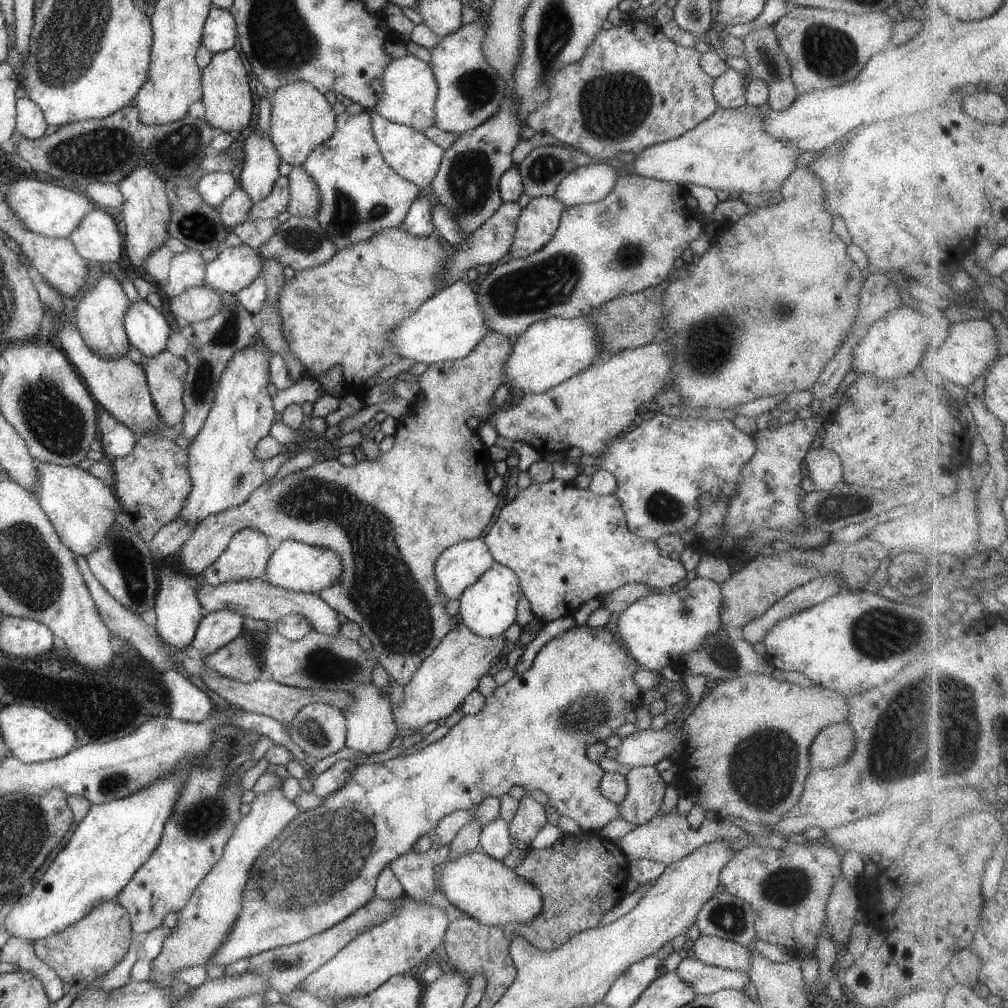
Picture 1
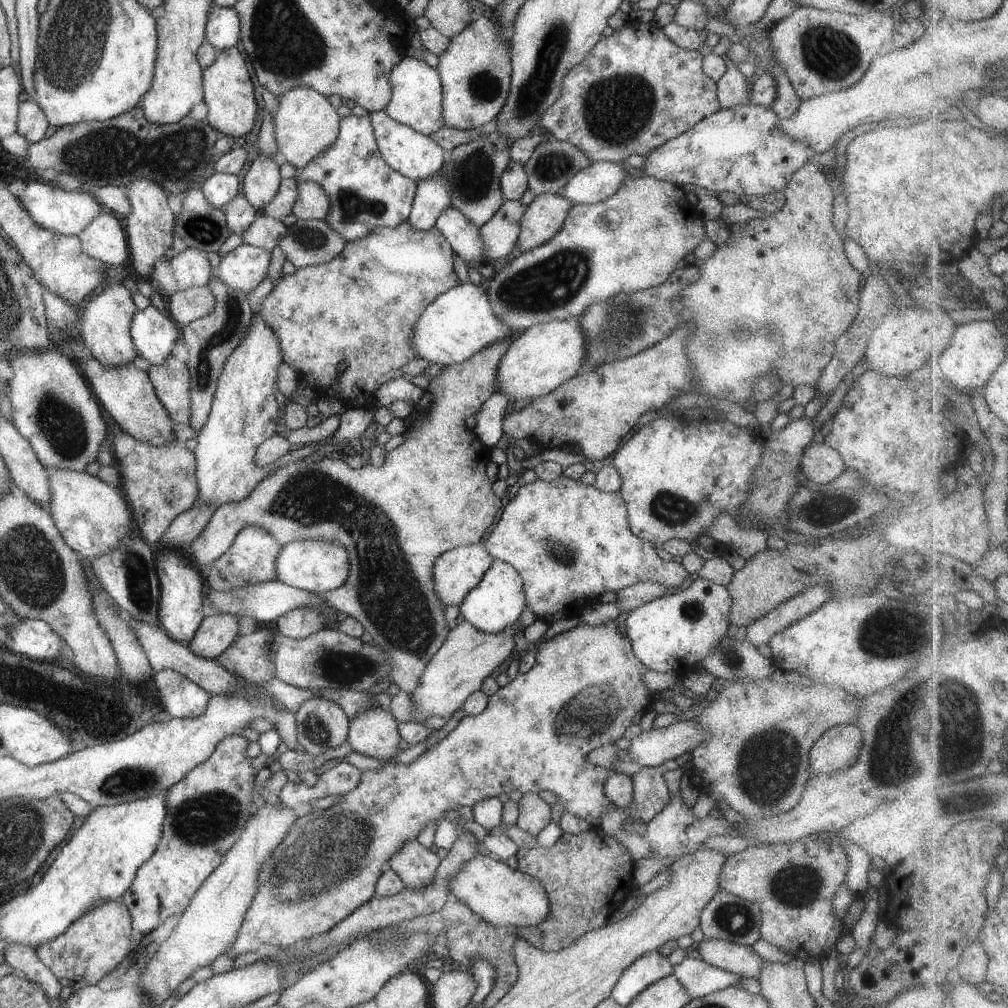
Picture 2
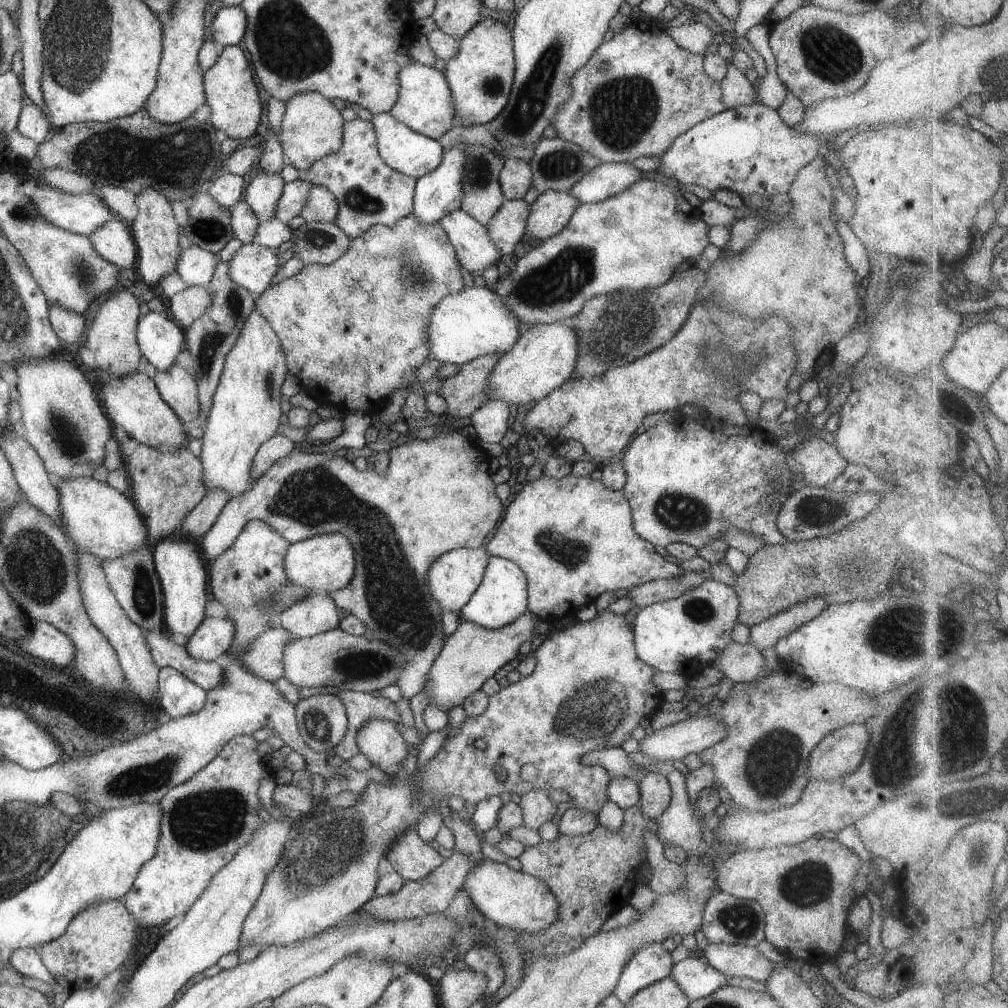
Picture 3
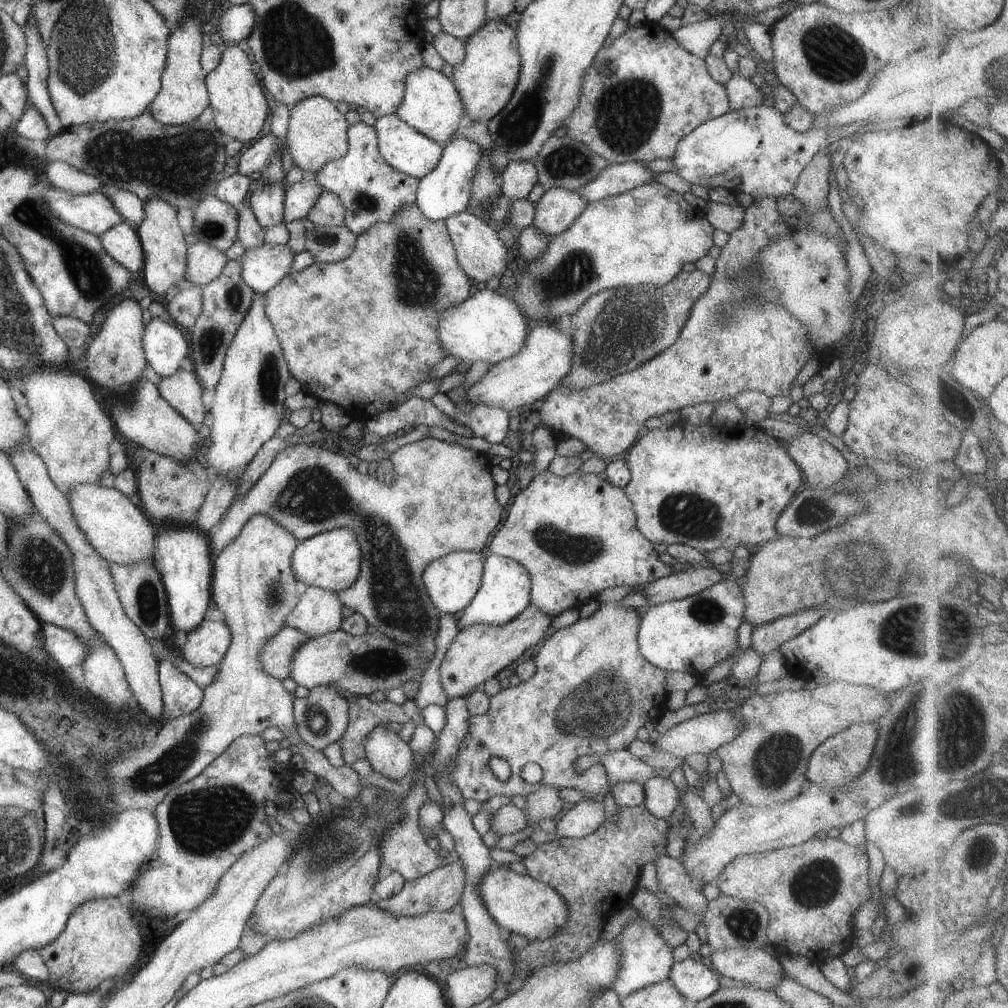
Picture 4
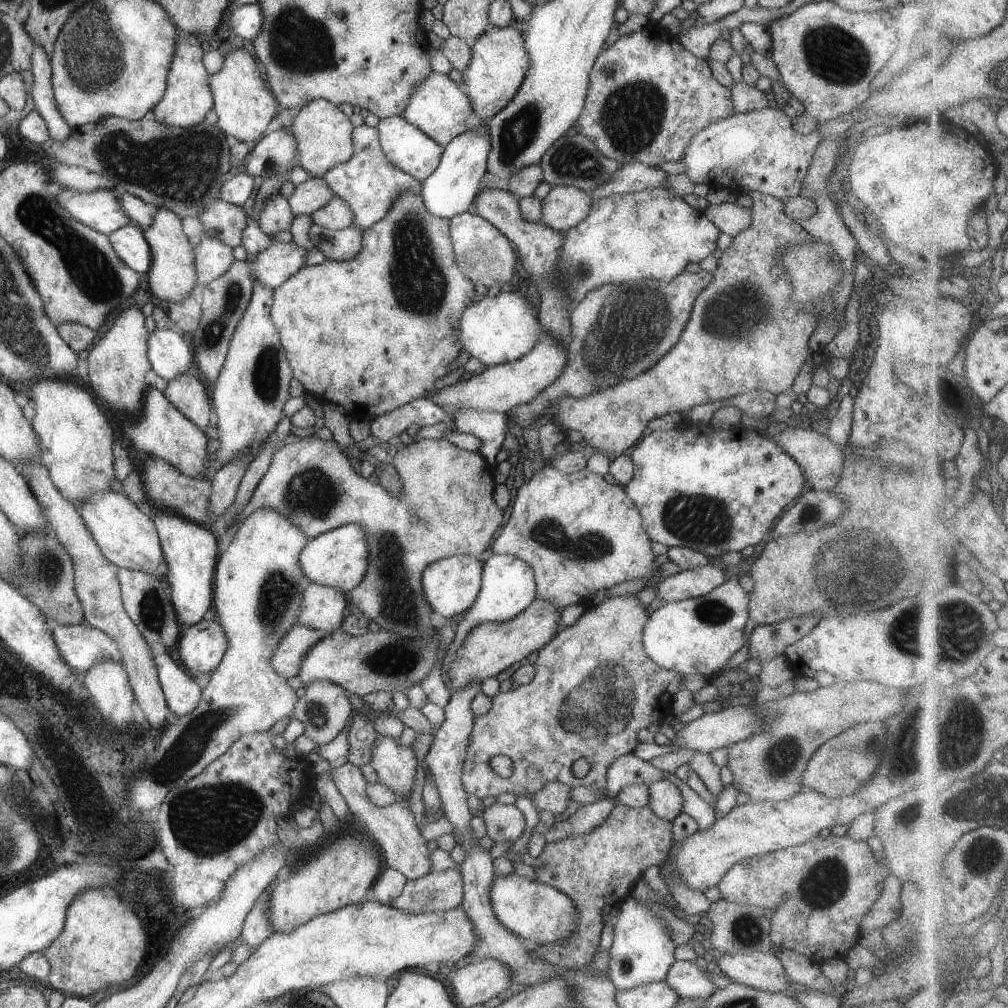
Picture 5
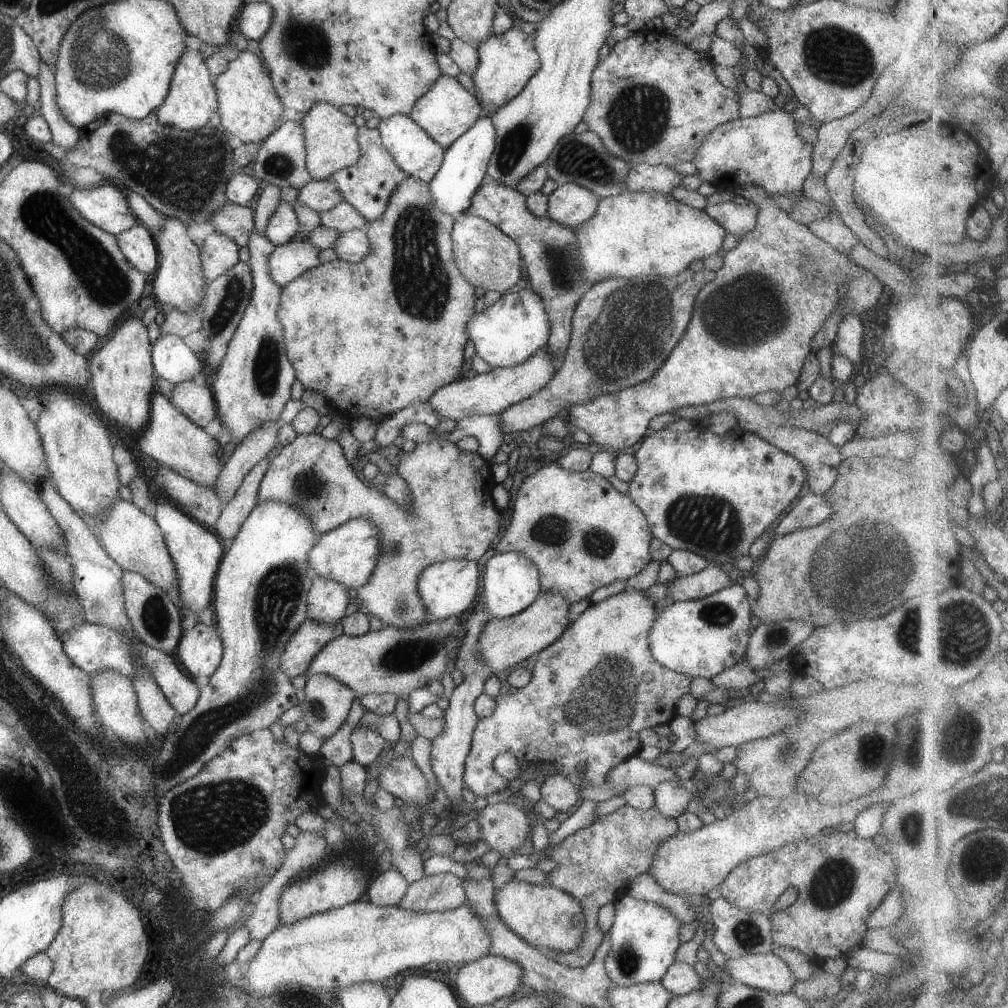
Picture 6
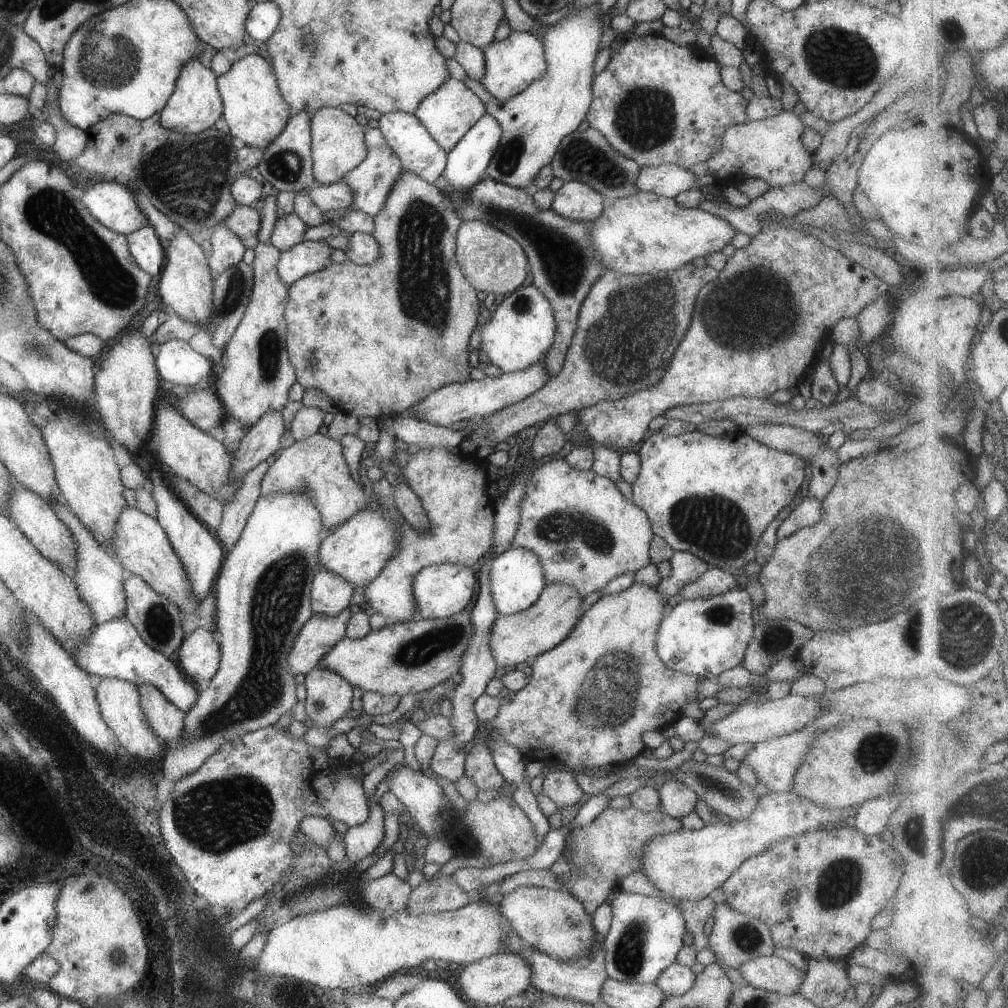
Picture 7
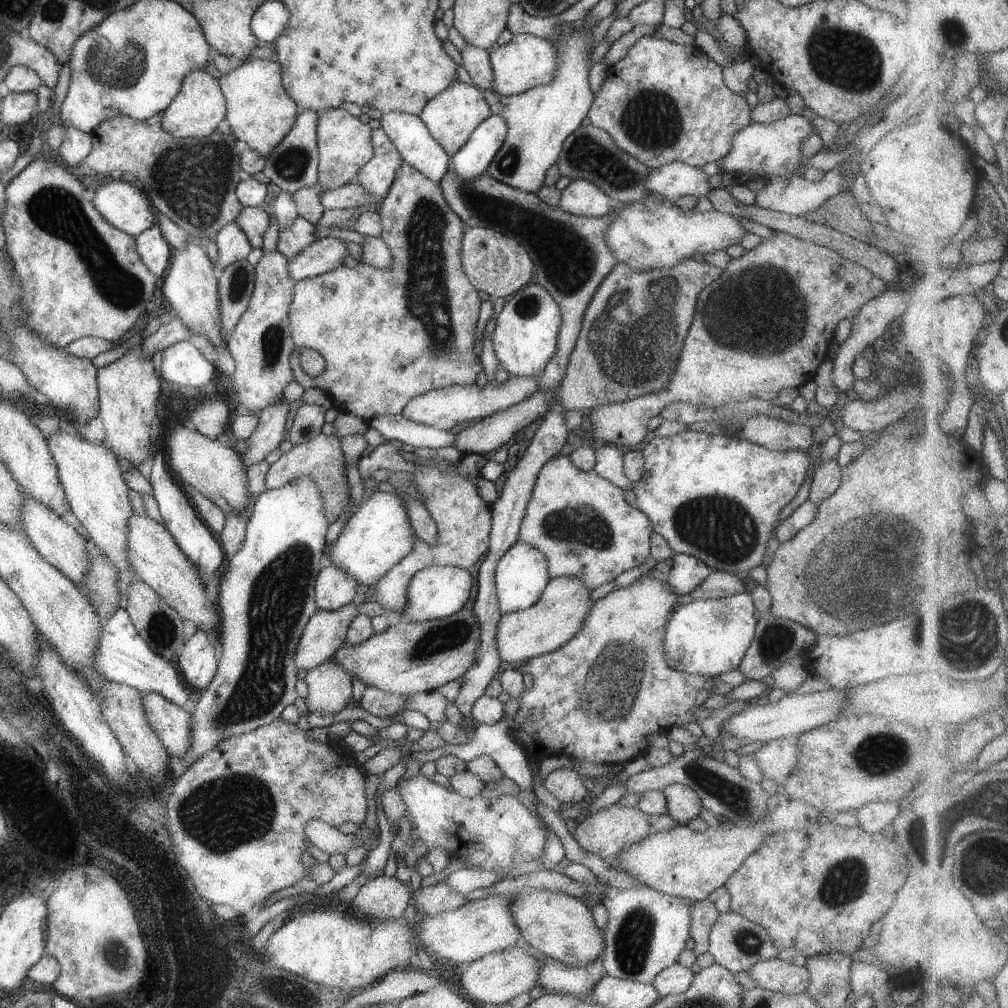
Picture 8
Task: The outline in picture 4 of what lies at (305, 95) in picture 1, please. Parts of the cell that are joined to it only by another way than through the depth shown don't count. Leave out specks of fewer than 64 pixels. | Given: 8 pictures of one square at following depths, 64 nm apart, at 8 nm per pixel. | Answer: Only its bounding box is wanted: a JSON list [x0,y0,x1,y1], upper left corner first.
[284,95,348,172]

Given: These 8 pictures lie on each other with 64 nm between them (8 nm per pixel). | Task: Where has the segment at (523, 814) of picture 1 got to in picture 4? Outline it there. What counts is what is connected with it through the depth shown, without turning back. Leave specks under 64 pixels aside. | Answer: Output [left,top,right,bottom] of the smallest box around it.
[525,785,565,824]

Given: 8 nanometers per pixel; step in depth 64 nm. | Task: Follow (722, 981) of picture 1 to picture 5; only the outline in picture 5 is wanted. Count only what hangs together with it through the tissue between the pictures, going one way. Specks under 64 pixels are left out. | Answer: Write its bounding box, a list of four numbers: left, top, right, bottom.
[664,960,717,1000]

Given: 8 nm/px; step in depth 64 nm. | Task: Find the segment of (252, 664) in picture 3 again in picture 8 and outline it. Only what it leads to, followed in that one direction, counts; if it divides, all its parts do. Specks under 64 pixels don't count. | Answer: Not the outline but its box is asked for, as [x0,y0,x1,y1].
[295,602,359,671]

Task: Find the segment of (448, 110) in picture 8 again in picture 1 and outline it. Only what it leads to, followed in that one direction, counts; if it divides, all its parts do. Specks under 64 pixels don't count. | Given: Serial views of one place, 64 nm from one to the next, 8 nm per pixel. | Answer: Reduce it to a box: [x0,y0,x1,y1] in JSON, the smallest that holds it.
[372,54,439,131]

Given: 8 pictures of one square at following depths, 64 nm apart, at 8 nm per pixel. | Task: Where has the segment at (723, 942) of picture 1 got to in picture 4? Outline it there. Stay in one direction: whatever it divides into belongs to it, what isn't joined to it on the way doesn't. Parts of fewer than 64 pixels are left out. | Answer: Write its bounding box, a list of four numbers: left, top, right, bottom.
[707,949,785,991]

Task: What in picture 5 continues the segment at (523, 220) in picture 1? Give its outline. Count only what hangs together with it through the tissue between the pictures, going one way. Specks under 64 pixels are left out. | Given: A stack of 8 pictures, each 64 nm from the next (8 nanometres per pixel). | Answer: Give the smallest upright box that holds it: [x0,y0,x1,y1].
[540,186,593,233]

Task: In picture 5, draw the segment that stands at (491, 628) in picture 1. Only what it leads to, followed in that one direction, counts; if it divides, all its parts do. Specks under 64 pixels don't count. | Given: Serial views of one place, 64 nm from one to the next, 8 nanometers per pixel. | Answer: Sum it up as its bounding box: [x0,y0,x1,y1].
[441,553,537,682]

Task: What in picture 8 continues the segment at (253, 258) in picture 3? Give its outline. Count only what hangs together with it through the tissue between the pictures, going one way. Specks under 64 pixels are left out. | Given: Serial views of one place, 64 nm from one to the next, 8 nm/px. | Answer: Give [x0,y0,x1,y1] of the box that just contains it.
[287,237,348,281]

